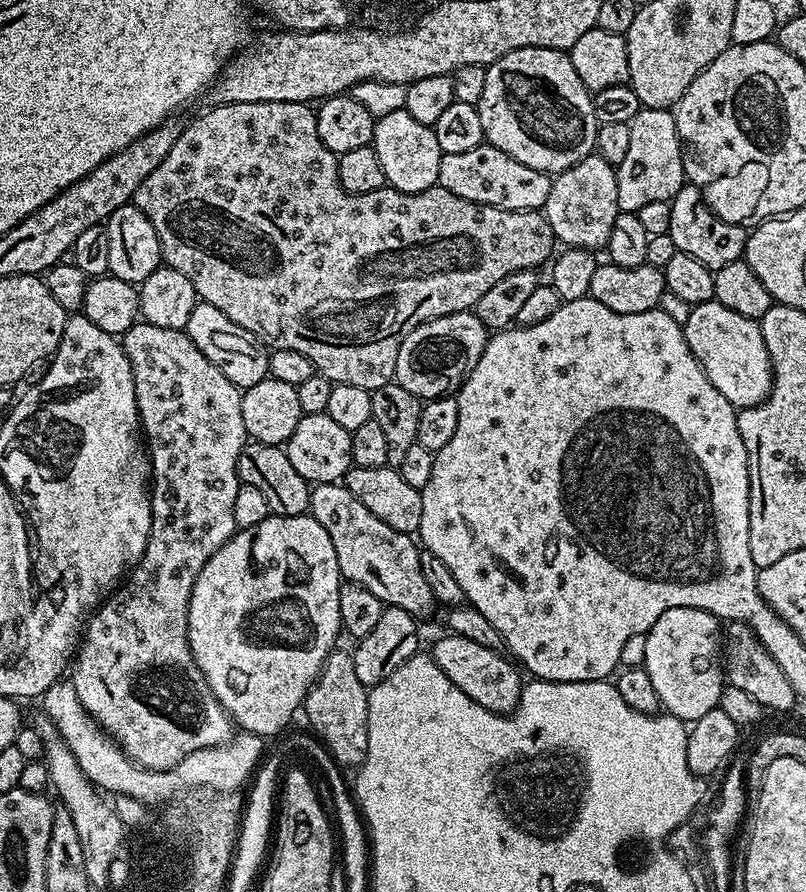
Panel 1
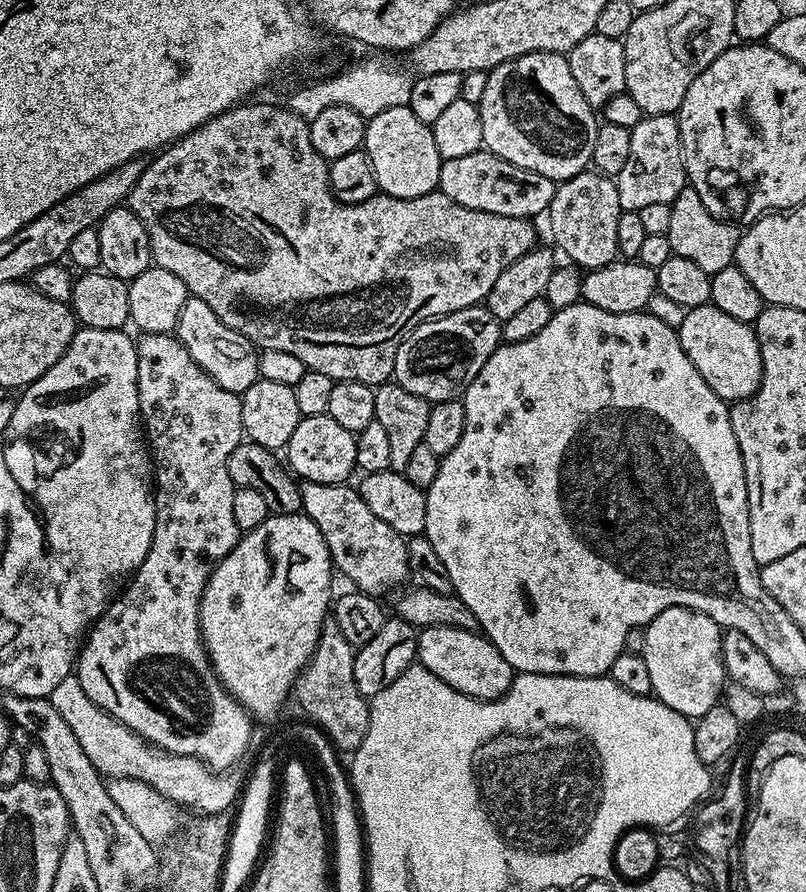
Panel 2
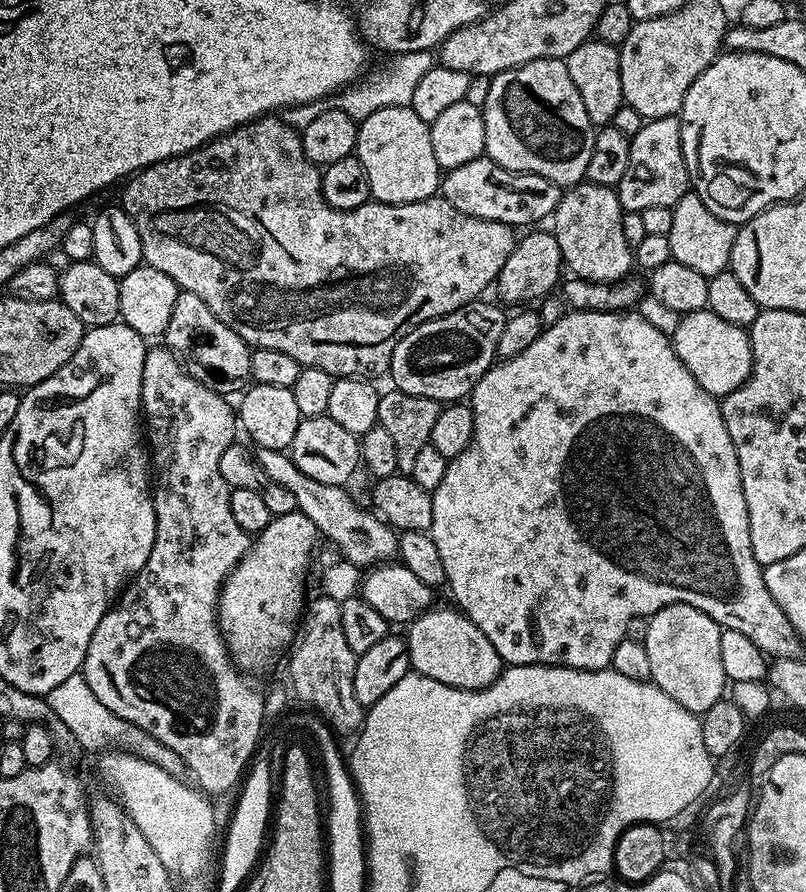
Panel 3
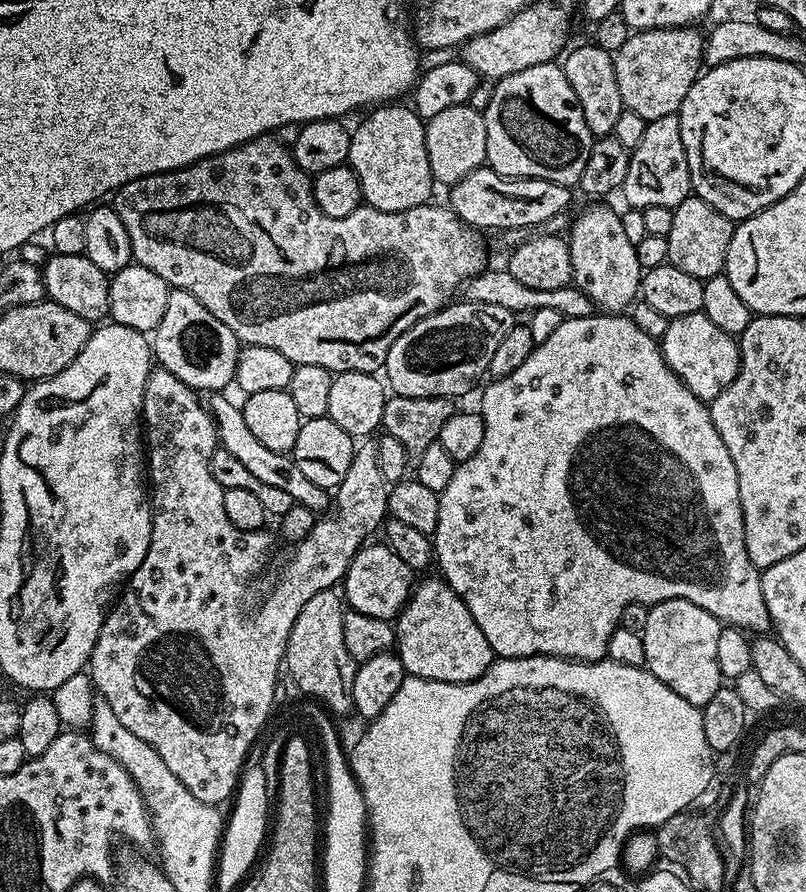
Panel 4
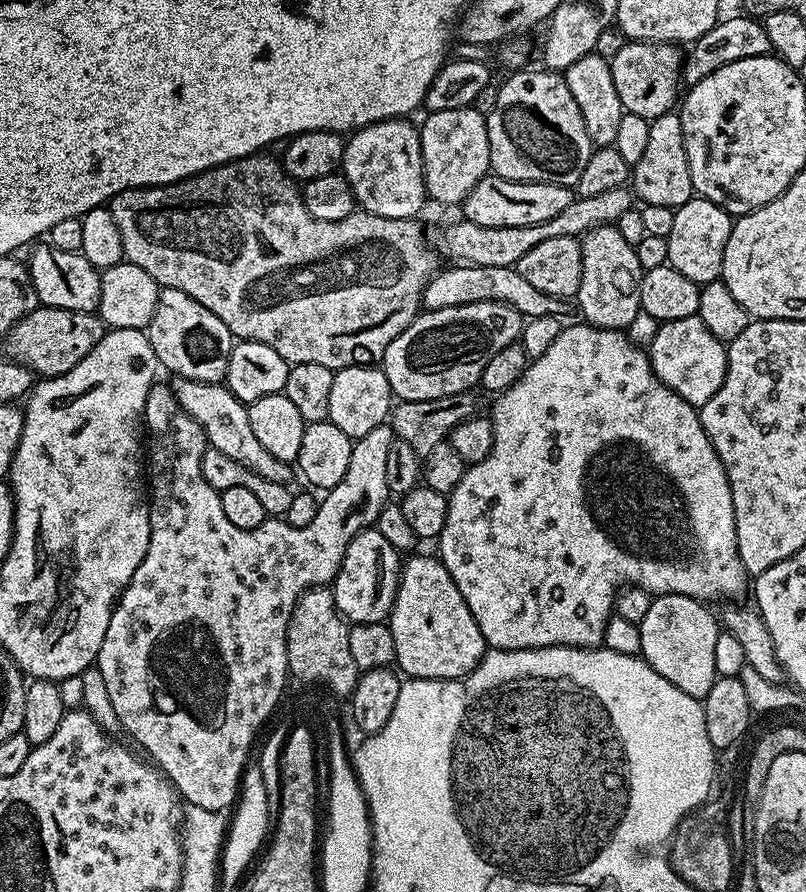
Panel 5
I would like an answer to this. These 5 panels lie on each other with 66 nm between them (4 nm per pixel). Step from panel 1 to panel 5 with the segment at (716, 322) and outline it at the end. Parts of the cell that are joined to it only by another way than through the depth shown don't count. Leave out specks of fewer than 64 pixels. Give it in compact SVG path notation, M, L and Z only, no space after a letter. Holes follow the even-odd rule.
M700 316L663 321L654 334L654 342L647 345L648 361L657 378L683 400L697 406L710 402L718 394L718 386L728 373L728 349L725 341L714 338L706 330L706 322Z

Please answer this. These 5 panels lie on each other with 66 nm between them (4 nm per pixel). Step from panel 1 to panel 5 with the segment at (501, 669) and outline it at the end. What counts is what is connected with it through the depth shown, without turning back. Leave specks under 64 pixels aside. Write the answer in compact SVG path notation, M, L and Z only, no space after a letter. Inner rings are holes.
M412 554L403 561L400 586L386 623L394 634L395 663L405 677L417 680L459 680L478 666L486 651L484 635L454 586L450 570L435 555ZM409 559L409 560L408 560ZM404 672L405 673L404 673Z

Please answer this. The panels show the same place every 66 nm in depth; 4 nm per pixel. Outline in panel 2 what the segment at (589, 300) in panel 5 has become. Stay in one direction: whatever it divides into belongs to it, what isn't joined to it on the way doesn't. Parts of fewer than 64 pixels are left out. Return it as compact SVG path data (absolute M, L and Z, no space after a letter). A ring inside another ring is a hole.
M595 170L579 172L574 178L561 180L546 213L546 221L552 227L555 247L569 256L577 269L601 268L617 259L618 218L621 214L618 202L618 186L615 179Z

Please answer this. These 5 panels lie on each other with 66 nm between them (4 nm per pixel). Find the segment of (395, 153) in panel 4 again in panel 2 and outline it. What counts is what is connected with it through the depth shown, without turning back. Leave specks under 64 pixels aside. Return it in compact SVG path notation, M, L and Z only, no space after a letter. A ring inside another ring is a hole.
M408 106L382 110L364 125L362 150L370 158L377 189L394 198L418 198L437 191L440 183L441 158L434 143L431 124L422 122Z

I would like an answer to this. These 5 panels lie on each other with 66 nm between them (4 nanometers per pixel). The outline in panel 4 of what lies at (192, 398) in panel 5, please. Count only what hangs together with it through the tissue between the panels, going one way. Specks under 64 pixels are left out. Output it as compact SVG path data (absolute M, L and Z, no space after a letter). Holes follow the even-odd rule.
M224 394L213 395L212 404L210 403L212 419L216 421L216 438L219 447L230 450L230 454L234 454L234 458L238 458L238 462L242 462L242 466L246 466L246 470L250 470L250 474L254 474L254 478L266 482L266 486L275 486L277 490L290 494L290 498L295 503L313 510L327 509L330 504L329 489L314 486L314 482L310 482L310 478L306 478L306 474L302 474L302 469L292 461L289 453L266 450L266 446L262 446L262 442L258 442L258 438L254 438L250 426L246 426L241 405L239 403L231 404L226 397L227 395Z

